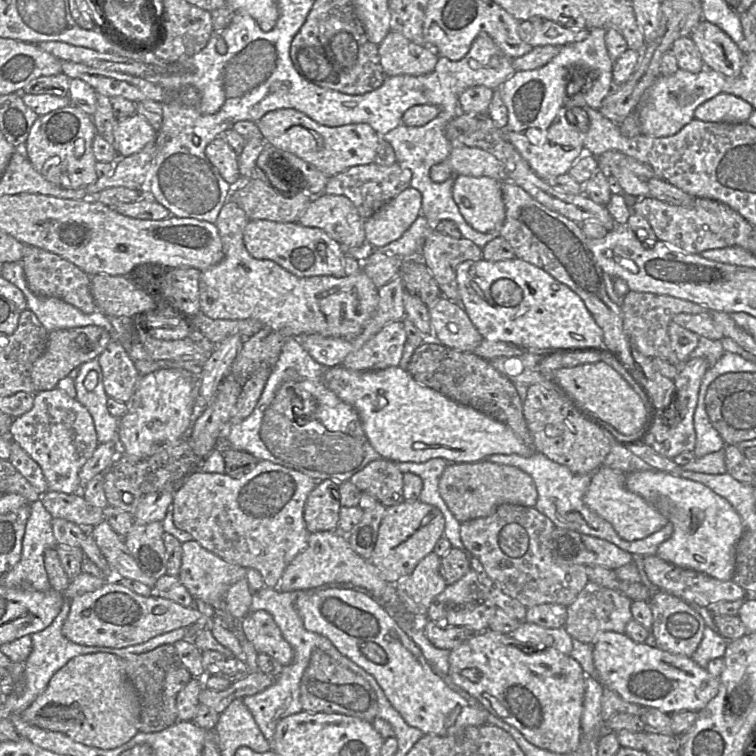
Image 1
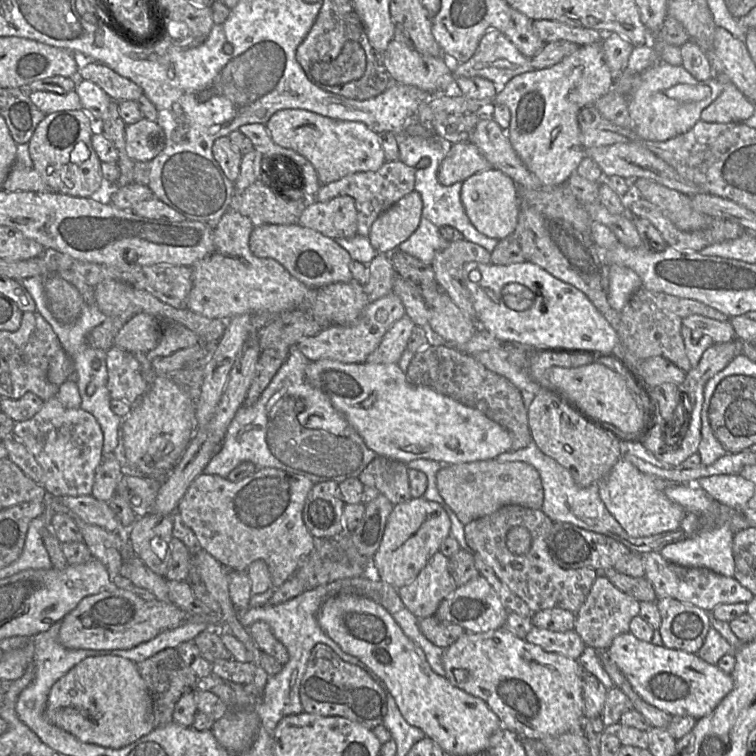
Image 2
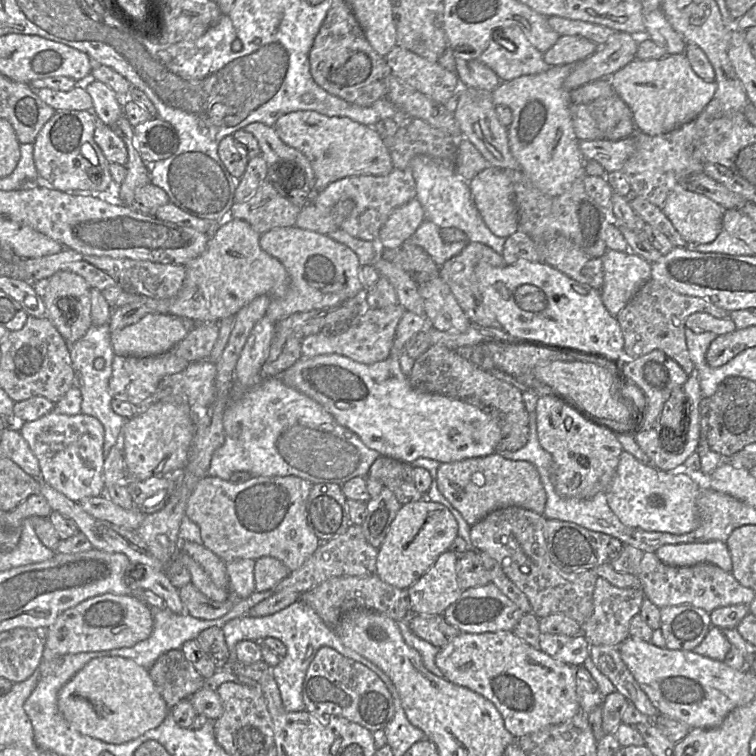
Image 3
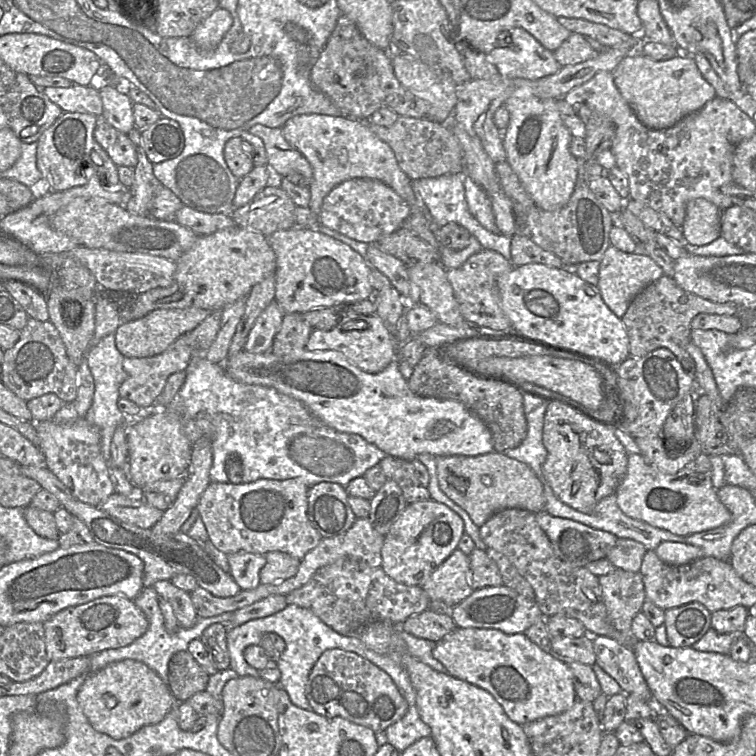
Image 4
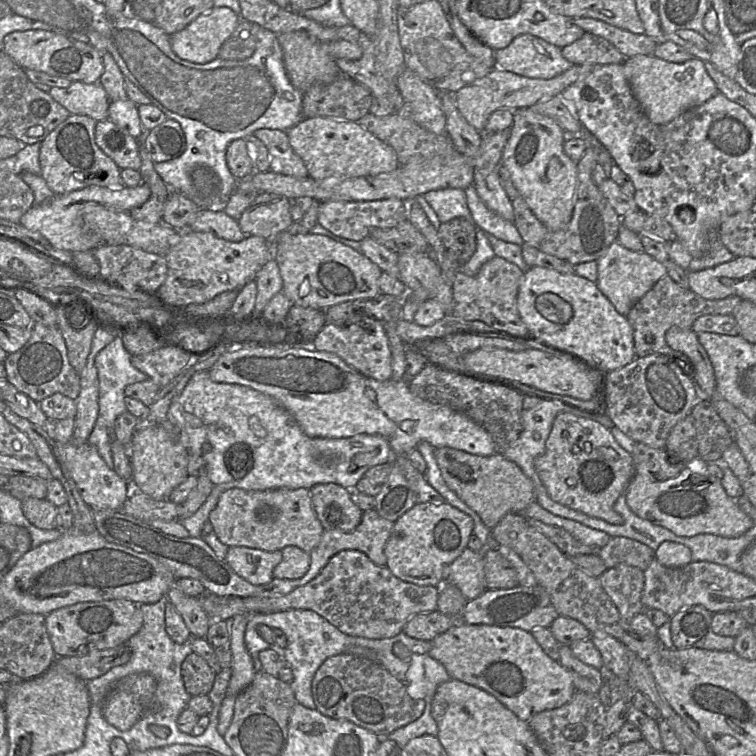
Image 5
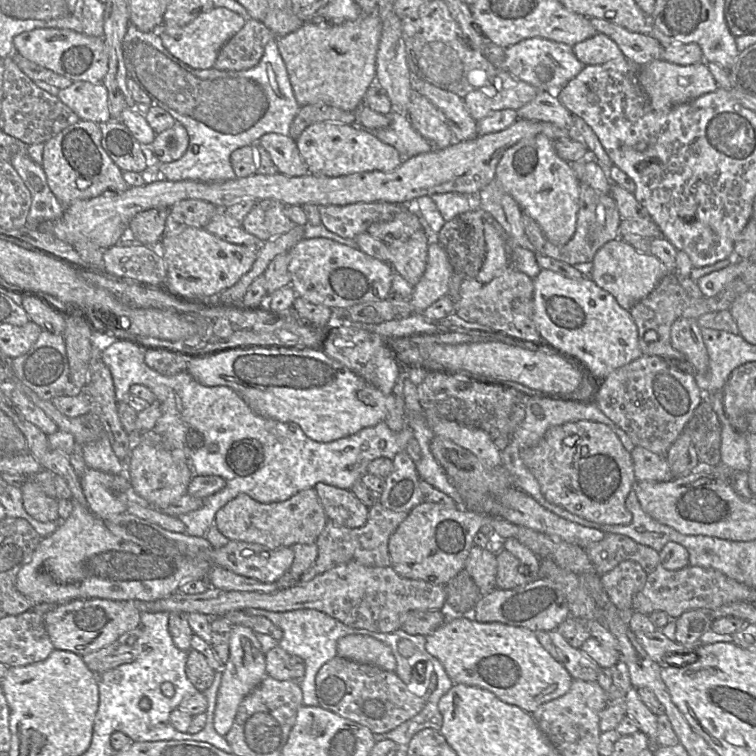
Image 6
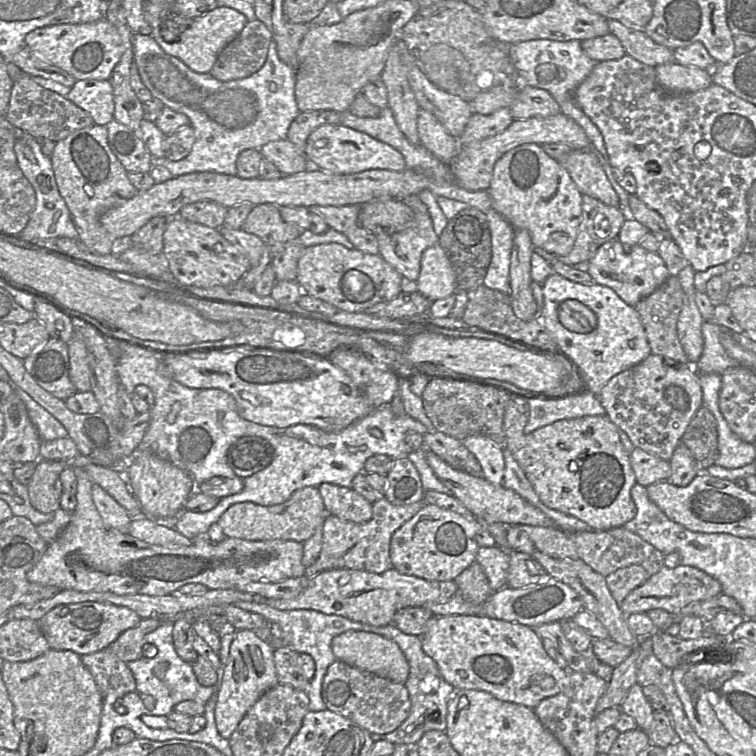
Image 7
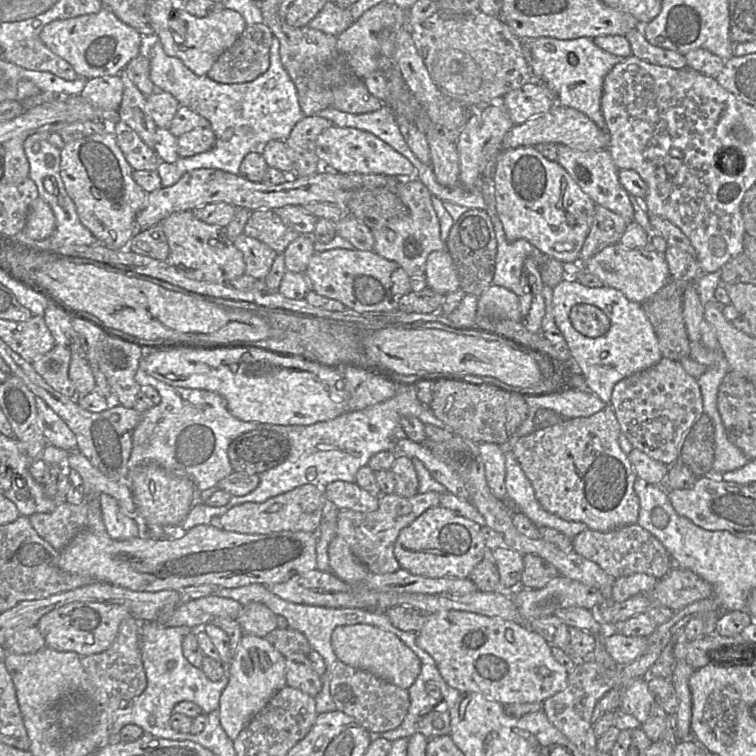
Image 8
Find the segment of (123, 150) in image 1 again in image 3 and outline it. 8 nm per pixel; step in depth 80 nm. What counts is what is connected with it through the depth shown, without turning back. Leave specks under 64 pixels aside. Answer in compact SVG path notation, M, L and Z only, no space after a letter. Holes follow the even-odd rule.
M151 118L133 127L133 146L149 166L172 156L178 147L174 127L160 118Z

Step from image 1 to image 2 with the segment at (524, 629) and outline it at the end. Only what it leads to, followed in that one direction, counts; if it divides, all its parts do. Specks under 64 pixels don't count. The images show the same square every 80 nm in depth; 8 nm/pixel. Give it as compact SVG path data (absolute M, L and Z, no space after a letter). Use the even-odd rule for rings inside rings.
M533 626L525 640L547 652L557 652L575 660L579 659L586 647L580 635L574 630L554 632Z

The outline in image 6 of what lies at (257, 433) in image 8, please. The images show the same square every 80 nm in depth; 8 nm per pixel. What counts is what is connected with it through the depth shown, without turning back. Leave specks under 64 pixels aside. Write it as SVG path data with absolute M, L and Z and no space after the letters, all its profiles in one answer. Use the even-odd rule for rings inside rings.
M243 439L232 444L226 454L229 468L237 476L247 476L258 469L263 461L261 444L255 439Z

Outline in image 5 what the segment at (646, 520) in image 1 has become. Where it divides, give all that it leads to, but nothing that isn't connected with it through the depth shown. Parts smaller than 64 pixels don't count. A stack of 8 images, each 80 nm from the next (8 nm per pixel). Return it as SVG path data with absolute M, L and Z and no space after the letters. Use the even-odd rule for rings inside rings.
M685 467L676 477L672 479L664 480L664 481L656 480L649 473L639 473L636 471L630 483L627 486L627 489L625 491L625 496L626 496L626 503L628 507L635 515L637 515L638 517L642 519L648 520L652 522L653 524L667 528L668 530L670 530L677 536L691 537L698 534L714 534L714 535L719 535L723 537L738 537L743 535L744 533L746 533L748 530L750 530L753 527L753 520L740 509L736 499L728 496L728 494L725 492L721 484L721 479L718 479L715 476L709 475L706 471L706 467L705 467L705 472L693 472L689 468Z

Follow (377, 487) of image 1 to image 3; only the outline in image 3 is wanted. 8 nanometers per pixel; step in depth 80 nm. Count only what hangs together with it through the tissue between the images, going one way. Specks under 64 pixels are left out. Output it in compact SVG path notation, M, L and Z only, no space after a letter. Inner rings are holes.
M379 456L371 465L366 477L380 481L394 493L402 505L424 498L414 484L413 467L410 463Z

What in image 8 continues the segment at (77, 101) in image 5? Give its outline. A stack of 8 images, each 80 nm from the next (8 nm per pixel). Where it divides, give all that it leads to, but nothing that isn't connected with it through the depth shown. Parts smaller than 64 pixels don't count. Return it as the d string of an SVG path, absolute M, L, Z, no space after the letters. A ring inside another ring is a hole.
M118 75L95 77L86 81L80 95L105 112L103 123L115 124L120 121L118 109L123 94L123 83Z

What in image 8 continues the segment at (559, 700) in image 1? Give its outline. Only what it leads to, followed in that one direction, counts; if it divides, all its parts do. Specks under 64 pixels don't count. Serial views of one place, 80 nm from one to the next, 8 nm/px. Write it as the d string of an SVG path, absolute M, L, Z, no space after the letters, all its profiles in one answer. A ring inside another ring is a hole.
M441 611L425 614L424 624L417 633L416 642L434 659L439 673L449 686L461 693L482 694L502 705L542 703L567 686L569 672L554 658L551 645L525 623L466 611Z

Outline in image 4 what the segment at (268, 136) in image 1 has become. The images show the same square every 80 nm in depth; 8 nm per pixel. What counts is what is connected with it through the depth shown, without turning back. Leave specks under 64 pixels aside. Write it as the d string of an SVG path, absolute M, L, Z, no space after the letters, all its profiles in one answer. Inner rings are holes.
M300 114L288 119L281 131L285 140L308 160L313 169L308 207L314 215L319 216L324 198L338 184L354 178L379 180L391 187L410 207L410 215L402 227L408 227L439 252L440 243L433 231L434 225L425 217L425 208L413 190L412 180L399 167L389 145L371 131L366 121L345 115Z

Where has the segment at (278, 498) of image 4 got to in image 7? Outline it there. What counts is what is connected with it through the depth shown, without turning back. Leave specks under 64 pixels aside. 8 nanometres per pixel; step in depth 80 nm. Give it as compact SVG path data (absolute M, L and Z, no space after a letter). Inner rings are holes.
M307 486L296 490L285 502L263 506L250 501L237 502L225 510L218 524L226 537L246 540L308 540L326 517L325 506L317 487Z

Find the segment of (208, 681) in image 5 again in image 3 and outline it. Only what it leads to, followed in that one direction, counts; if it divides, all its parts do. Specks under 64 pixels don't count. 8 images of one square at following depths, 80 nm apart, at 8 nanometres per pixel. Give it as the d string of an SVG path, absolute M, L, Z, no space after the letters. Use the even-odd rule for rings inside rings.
M181 649L162 654L148 672L169 709L189 699L203 688L205 681Z

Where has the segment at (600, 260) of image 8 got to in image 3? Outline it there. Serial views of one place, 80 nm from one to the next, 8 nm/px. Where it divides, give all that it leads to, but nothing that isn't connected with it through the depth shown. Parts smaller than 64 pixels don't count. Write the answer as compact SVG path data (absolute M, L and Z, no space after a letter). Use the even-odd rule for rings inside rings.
M608 249L602 257L602 264L602 302L616 317L638 290L651 280L651 263L632 252Z

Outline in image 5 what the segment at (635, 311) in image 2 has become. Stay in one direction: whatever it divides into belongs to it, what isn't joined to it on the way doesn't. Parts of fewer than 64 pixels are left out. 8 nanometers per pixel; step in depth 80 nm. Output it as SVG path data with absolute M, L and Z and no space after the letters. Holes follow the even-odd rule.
M668 275L661 278L640 300L638 300L626 316L632 329L634 337L634 349L637 358L643 358L652 354L663 354L674 357L682 370L692 375L693 366L687 356L668 346L666 333L672 326L678 326L684 330L690 330L693 323L700 316L732 314L735 307L742 299L738 296L729 296L724 299L708 300L683 288ZM653 335L654 341L648 343L646 336Z

